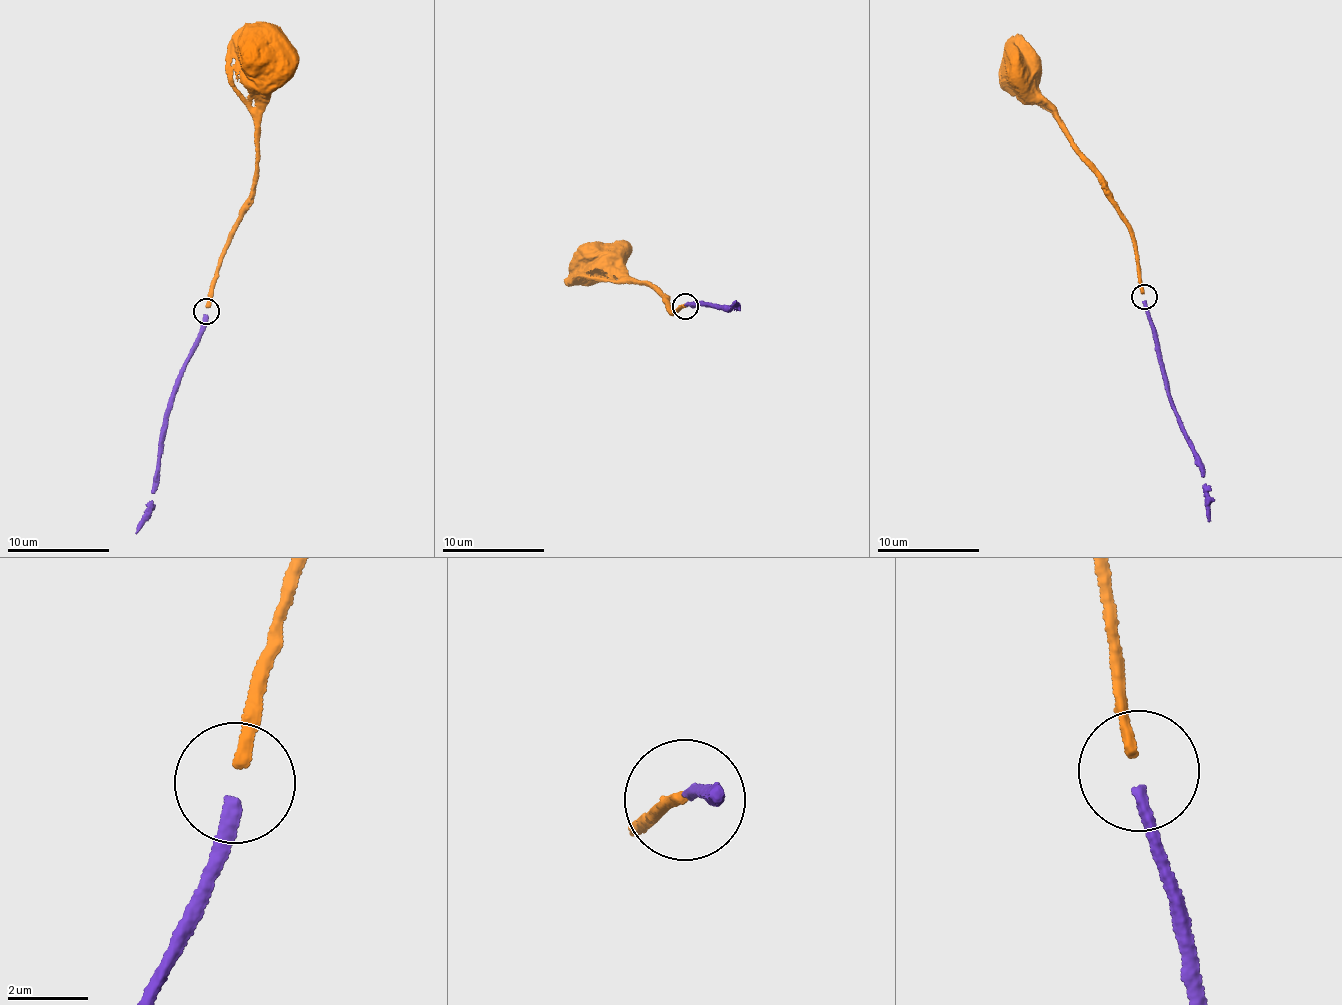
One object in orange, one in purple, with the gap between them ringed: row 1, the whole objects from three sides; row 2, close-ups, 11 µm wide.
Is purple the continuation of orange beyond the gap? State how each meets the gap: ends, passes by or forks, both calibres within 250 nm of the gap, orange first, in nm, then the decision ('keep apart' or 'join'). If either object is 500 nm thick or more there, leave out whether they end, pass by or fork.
orange ends | purple ends | 280/320 nm | join

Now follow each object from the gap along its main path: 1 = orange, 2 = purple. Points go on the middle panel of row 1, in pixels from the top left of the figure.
1: (684, 307), (671, 315), (653, 288), (628, 280), (617, 271), (609, 276), (598, 265)
2: (687, 304), (698, 302), (730, 307), (736, 304)

